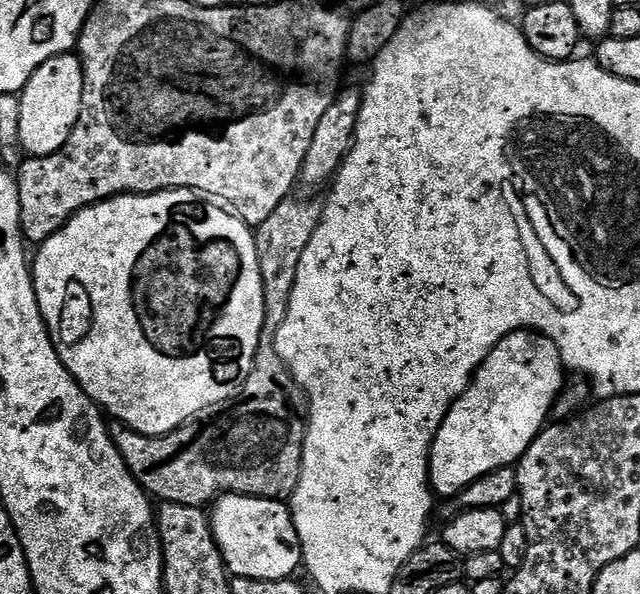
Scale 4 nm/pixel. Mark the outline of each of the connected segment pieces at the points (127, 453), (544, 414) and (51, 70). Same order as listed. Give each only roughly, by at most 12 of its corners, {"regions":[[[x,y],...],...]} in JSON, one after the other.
{"regions":[[[260,336],[233,408],[112,441],[149,497],[294,494],[308,398]],[[548,336],[498,342],[428,462],[459,497],[523,461],[566,387]],[[79,55],[55,56],[23,92],[19,147],[49,156],[80,117]]]}

